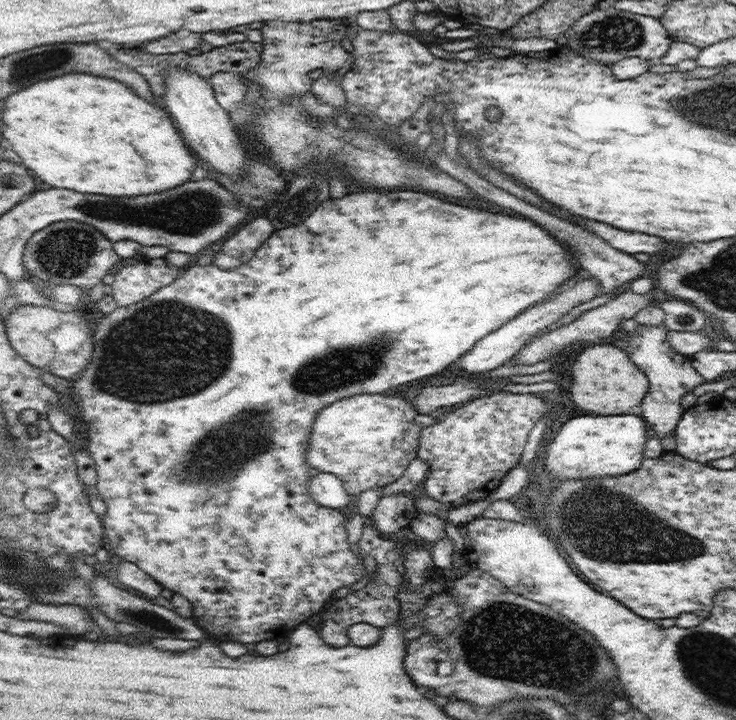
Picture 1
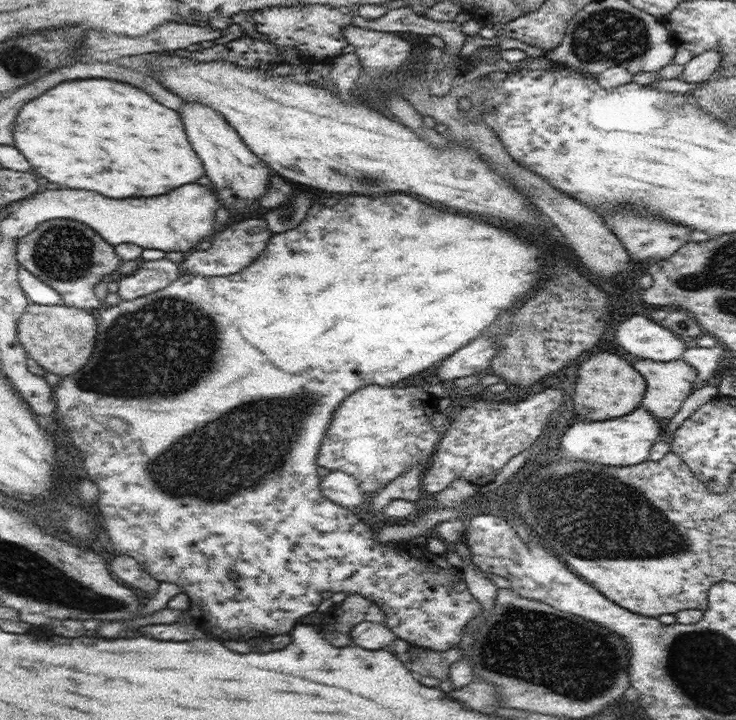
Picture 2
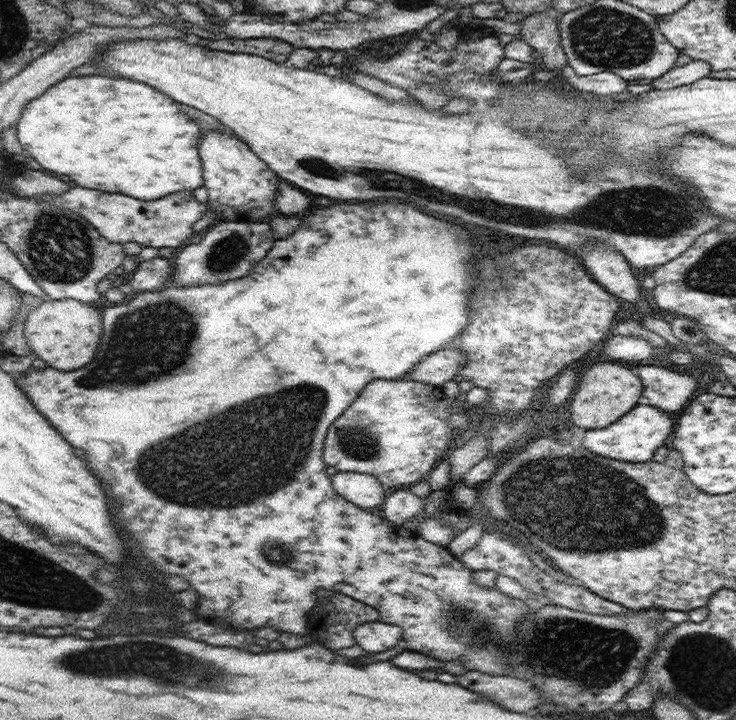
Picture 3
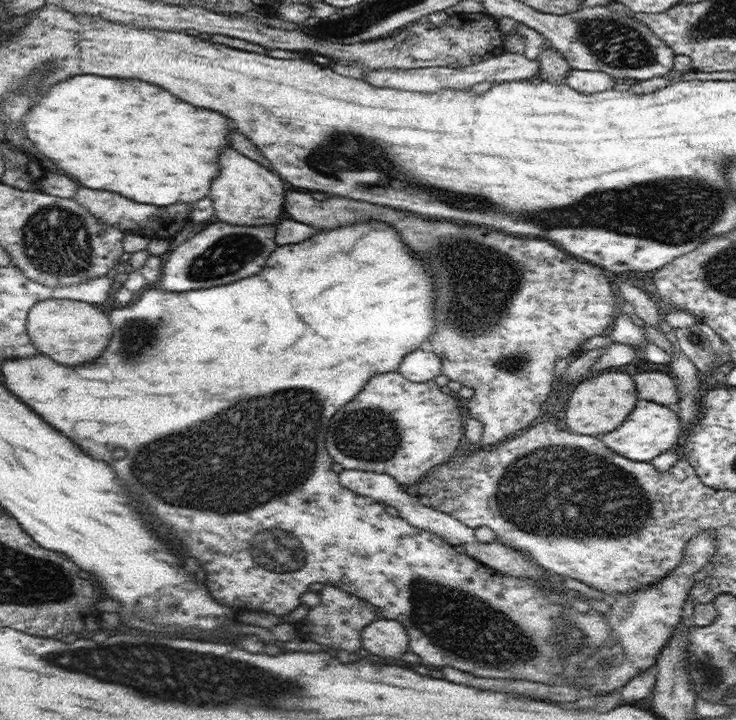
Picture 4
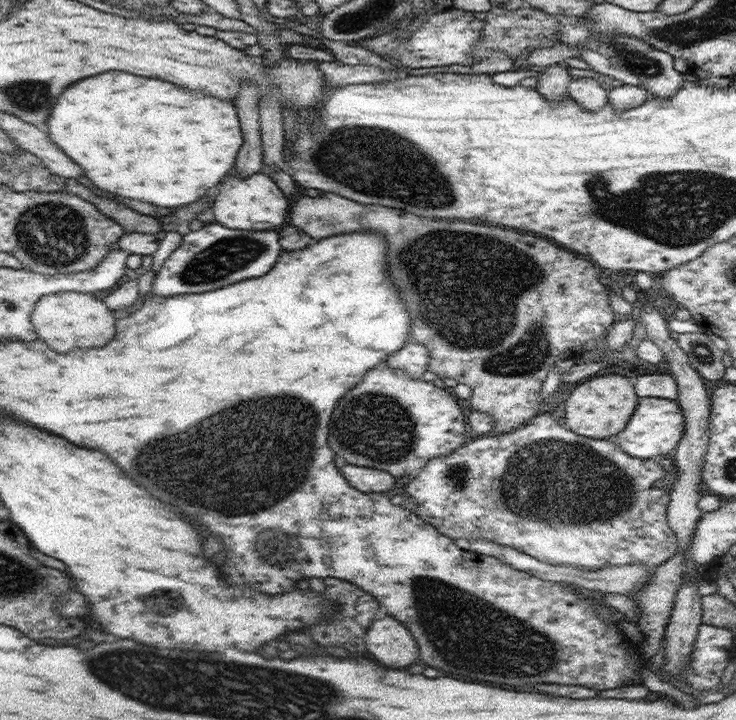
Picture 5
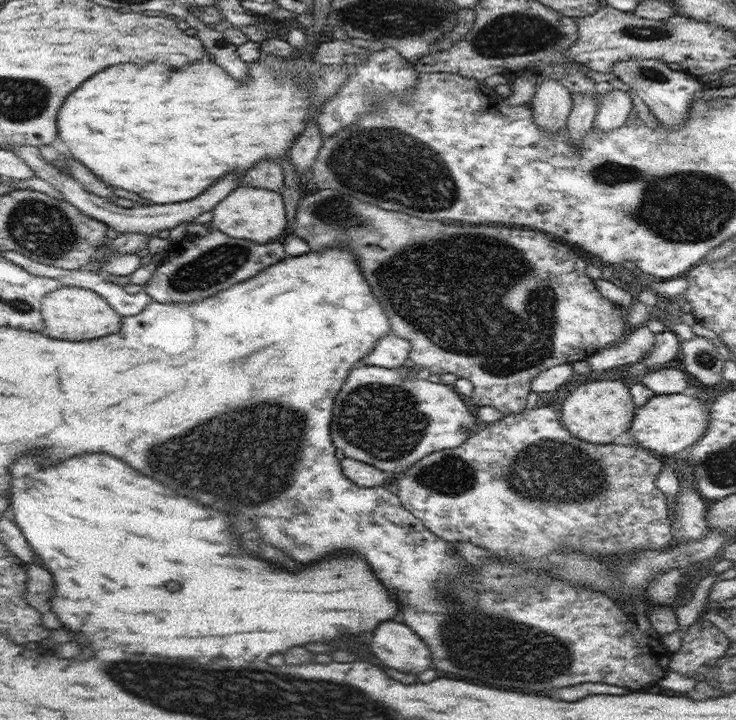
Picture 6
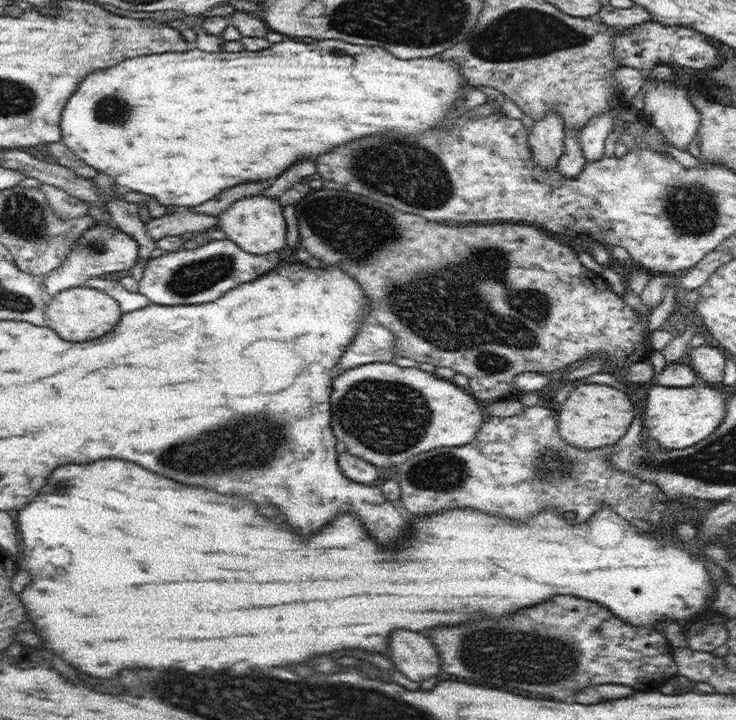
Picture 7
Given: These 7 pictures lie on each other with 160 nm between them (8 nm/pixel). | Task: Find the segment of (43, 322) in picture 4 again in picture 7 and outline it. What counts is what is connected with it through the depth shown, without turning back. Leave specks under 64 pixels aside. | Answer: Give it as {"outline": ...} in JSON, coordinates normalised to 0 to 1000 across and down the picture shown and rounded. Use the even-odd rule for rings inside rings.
{"outline":[[[111,394],[71,411],[63,421],[61,436],[68,442],[64,453],[76,458],[79,467],[95,475],[114,475],[152,461],[164,446],[167,433],[163,431],[160,418],[144,408],[144,404]]]}

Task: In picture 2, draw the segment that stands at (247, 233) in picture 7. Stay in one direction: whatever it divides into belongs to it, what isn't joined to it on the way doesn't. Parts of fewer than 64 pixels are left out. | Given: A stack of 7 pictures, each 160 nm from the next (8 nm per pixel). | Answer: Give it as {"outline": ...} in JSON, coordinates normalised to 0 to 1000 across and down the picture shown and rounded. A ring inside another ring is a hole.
{"outline":[[[250,140],[246,150],[245,161],[250,167],[255,194],[264,211],[272,217],[280,233],[280,244],[291,256],[289,265],[300,288],[310,289],[314,297],[329,297],[342,286],[353,286],[353,275],[364,267],[367,243],[372,242],[372,236],[334,203],[300,156],[269,142]]]}

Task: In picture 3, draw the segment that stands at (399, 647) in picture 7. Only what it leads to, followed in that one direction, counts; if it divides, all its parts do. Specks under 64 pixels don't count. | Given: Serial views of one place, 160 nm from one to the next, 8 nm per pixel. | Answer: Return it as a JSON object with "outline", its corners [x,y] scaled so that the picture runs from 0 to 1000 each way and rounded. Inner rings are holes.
{"outline":[[[516,861],[488,867],[480,883],[495,903],[500,906],[524,906],[541,894],[546,894],[548,878],[542,869]]]}

